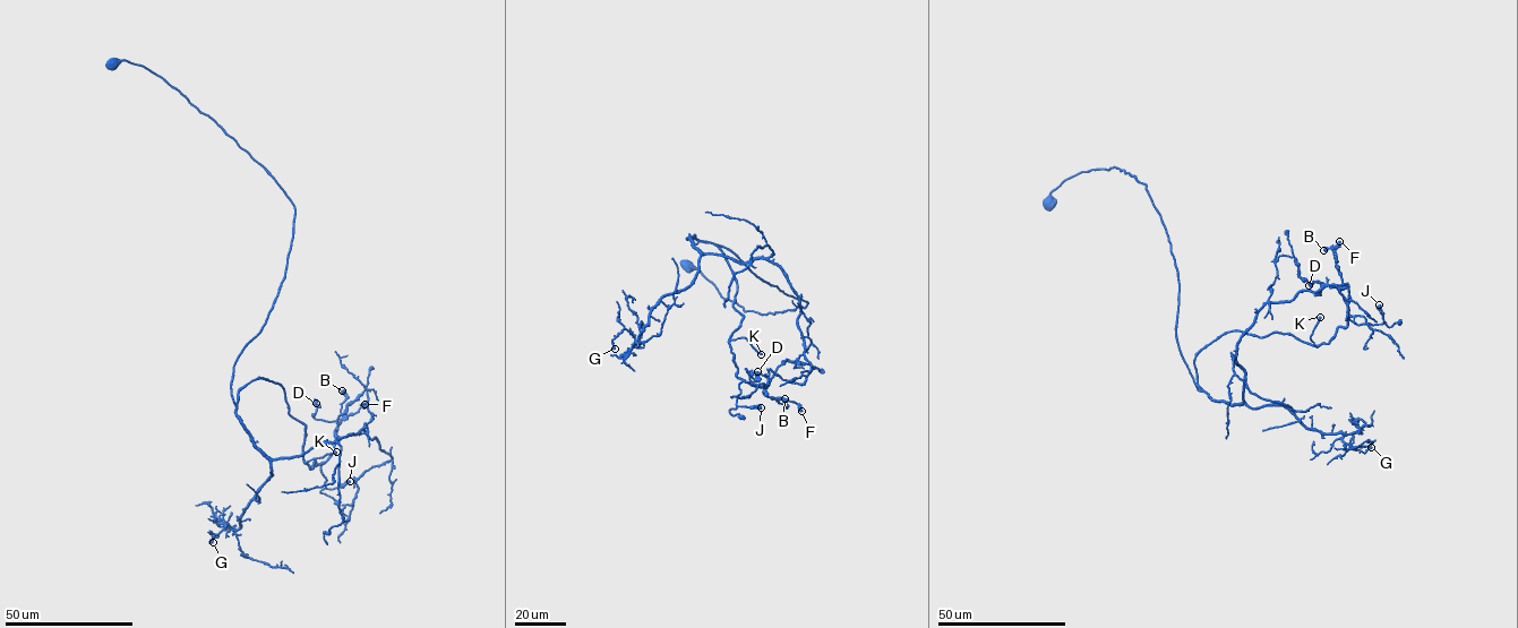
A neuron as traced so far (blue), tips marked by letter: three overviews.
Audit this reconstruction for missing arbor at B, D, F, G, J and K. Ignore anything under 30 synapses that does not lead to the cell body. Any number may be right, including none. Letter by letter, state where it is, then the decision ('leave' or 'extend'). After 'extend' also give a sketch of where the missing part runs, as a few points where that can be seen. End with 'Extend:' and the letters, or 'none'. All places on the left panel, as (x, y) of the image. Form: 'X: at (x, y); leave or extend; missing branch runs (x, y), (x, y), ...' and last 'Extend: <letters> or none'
B: at (342, 390); leave
D: at (316, 403); leave
F: at (365, 404); leave
G: at (213, 542); leave
J: at (350, 481); leave
K: at (336, 452); extend; missing branch runs (336, 452), (344, 455), (343, 466), (352, 463)
Extend: K

